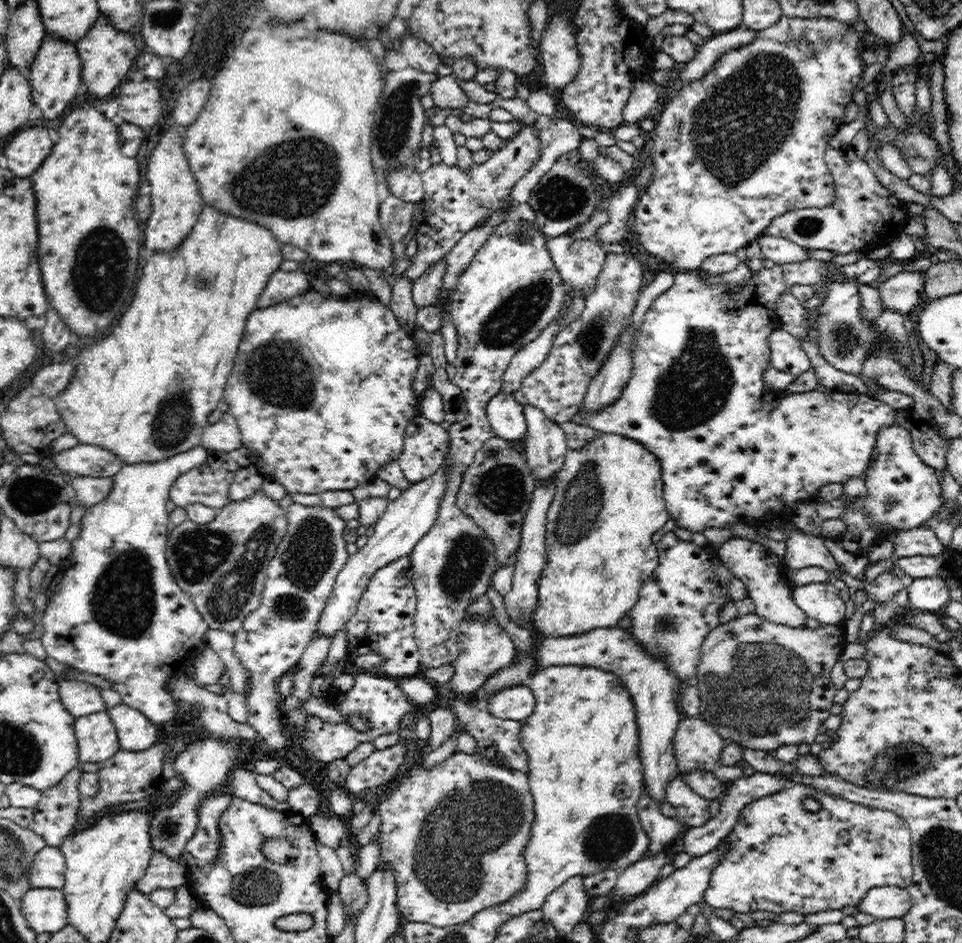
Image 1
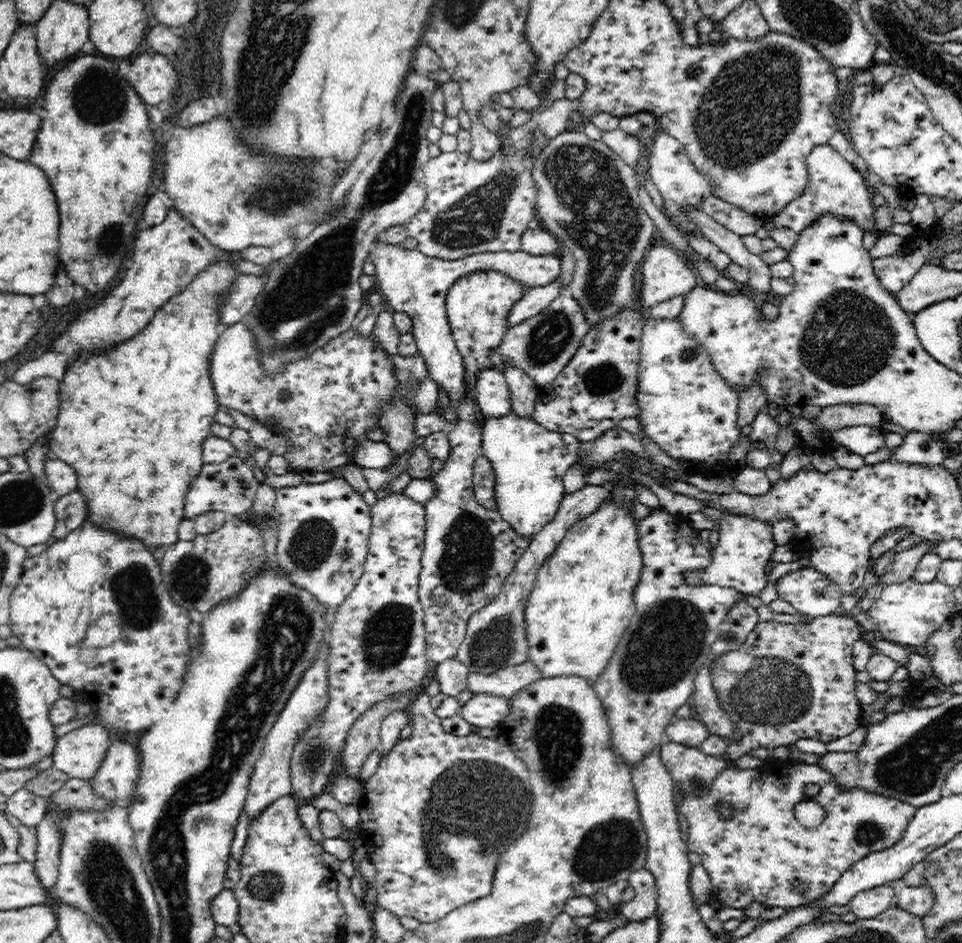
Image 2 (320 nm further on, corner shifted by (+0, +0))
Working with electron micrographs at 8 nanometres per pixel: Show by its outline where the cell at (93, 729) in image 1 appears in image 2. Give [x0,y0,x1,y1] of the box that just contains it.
[51,725,113,779]

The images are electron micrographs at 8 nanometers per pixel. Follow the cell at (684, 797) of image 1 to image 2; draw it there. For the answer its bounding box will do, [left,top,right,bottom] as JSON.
[677,761,916,909]

